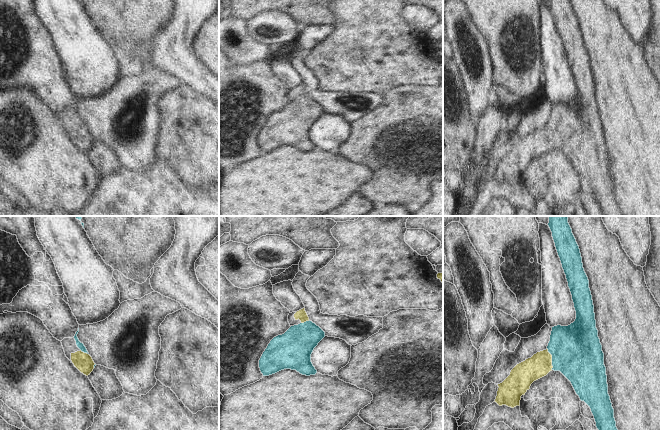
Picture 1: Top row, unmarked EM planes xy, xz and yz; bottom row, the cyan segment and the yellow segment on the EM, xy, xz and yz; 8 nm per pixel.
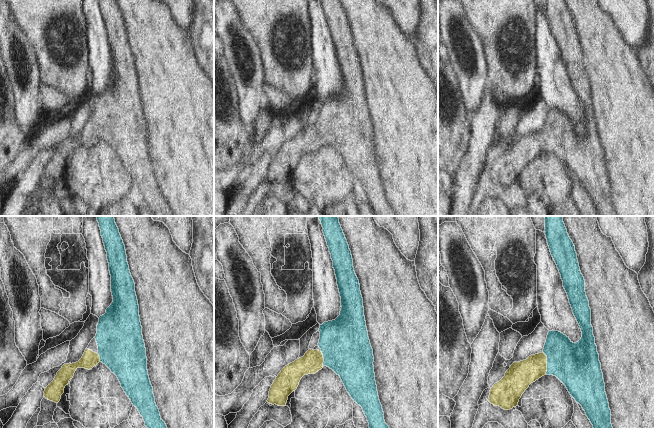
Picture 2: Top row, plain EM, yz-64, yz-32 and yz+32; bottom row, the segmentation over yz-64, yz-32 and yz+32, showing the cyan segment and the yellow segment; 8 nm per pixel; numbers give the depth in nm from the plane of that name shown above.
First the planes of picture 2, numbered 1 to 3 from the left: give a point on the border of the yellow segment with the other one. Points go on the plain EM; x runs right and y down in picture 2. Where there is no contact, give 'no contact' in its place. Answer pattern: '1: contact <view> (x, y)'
1: contact yz-64 (99, 132)
2: contact yz-32 (323, 133)
3: contact yz+32 (547, 139)

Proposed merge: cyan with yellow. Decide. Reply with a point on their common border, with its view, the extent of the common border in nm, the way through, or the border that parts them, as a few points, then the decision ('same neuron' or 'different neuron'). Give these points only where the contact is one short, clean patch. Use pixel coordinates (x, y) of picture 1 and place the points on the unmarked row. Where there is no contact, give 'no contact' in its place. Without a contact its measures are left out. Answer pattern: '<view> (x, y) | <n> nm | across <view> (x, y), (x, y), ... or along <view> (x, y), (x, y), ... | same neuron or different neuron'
yz (552, 135) | 180 nm | across yz (576, 127), (567, 127), (552, 135), (546, 136), (539, 141) | same neuron

